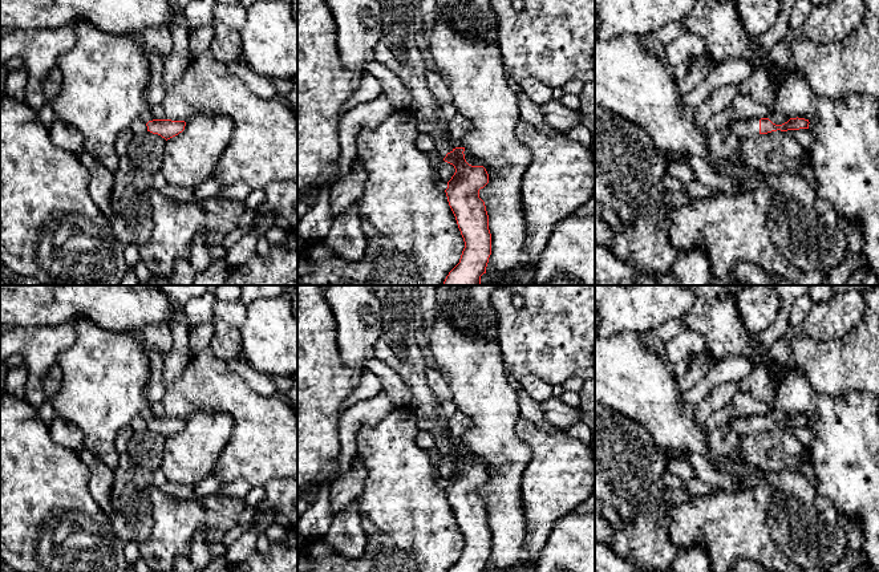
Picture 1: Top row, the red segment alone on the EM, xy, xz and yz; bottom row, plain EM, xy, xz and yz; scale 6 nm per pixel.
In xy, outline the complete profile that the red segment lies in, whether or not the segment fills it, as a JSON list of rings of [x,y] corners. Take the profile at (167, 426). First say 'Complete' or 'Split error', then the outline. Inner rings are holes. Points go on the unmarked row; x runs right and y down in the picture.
Complete. [[[153,417],[146,421],[147,429],[158,431],[166,438],[185,427],[185,418]]]

